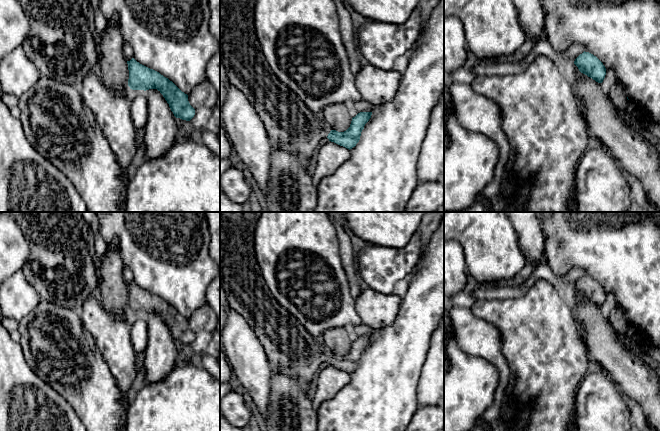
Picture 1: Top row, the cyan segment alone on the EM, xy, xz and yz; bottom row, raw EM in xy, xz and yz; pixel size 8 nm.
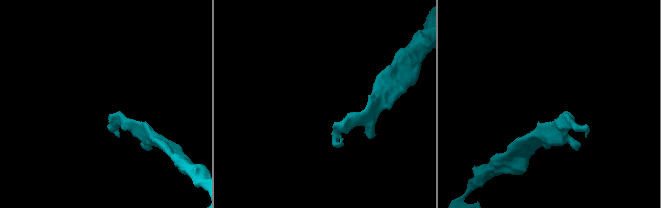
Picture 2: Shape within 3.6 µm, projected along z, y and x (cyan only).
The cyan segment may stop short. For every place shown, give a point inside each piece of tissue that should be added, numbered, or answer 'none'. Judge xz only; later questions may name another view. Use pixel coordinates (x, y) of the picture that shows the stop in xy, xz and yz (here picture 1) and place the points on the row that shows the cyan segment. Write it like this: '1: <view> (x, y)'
1: xz (290, 125)

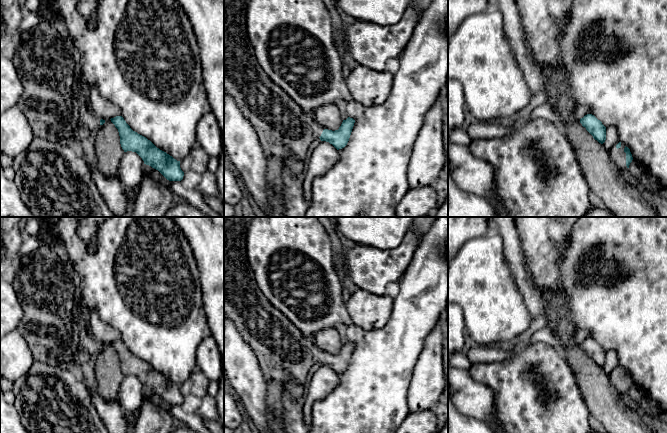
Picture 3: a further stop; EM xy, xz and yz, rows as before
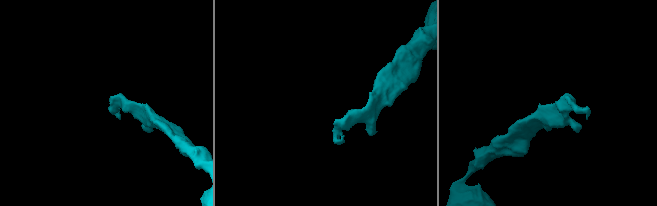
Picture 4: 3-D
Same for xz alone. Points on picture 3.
1: xz (285, 131)

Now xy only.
1: xy (47, 62)

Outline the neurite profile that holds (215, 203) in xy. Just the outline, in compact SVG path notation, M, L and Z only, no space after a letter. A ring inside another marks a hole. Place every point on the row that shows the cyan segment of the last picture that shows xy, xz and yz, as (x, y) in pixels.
M204 197L205 202L216 211L220 217L224 217L224 204L219 197Z

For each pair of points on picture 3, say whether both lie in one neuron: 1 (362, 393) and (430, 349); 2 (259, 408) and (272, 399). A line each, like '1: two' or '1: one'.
1: two
2: two

